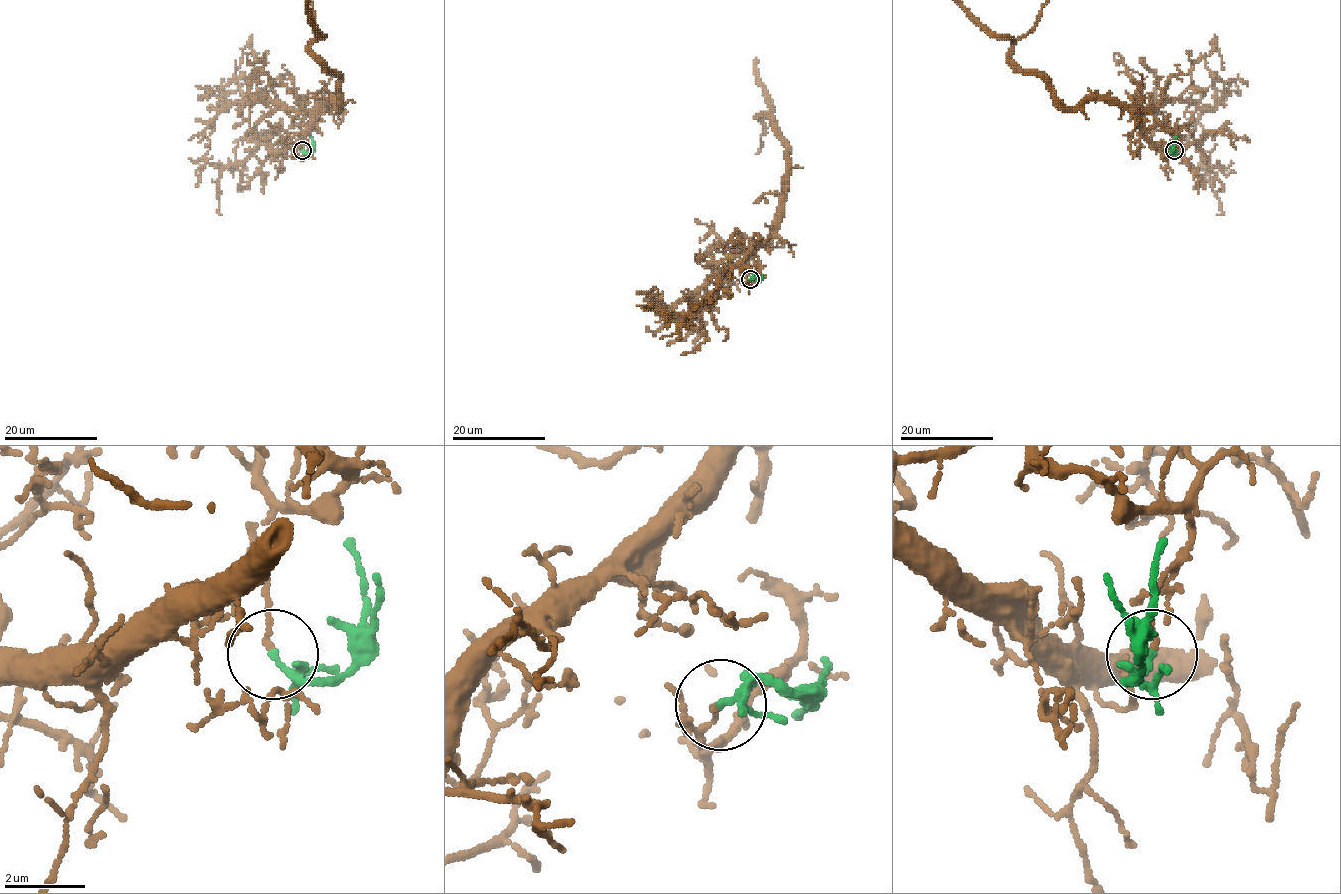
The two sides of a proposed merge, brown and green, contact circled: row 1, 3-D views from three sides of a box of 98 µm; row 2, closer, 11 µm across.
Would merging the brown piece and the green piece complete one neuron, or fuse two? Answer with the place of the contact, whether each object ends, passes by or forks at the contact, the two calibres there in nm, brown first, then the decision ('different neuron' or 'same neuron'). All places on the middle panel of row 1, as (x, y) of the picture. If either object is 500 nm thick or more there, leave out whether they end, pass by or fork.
at (750, 279); brown ends there; green forks there; 110 nm thick on the brown side, 100 nm on the other; different neuron

